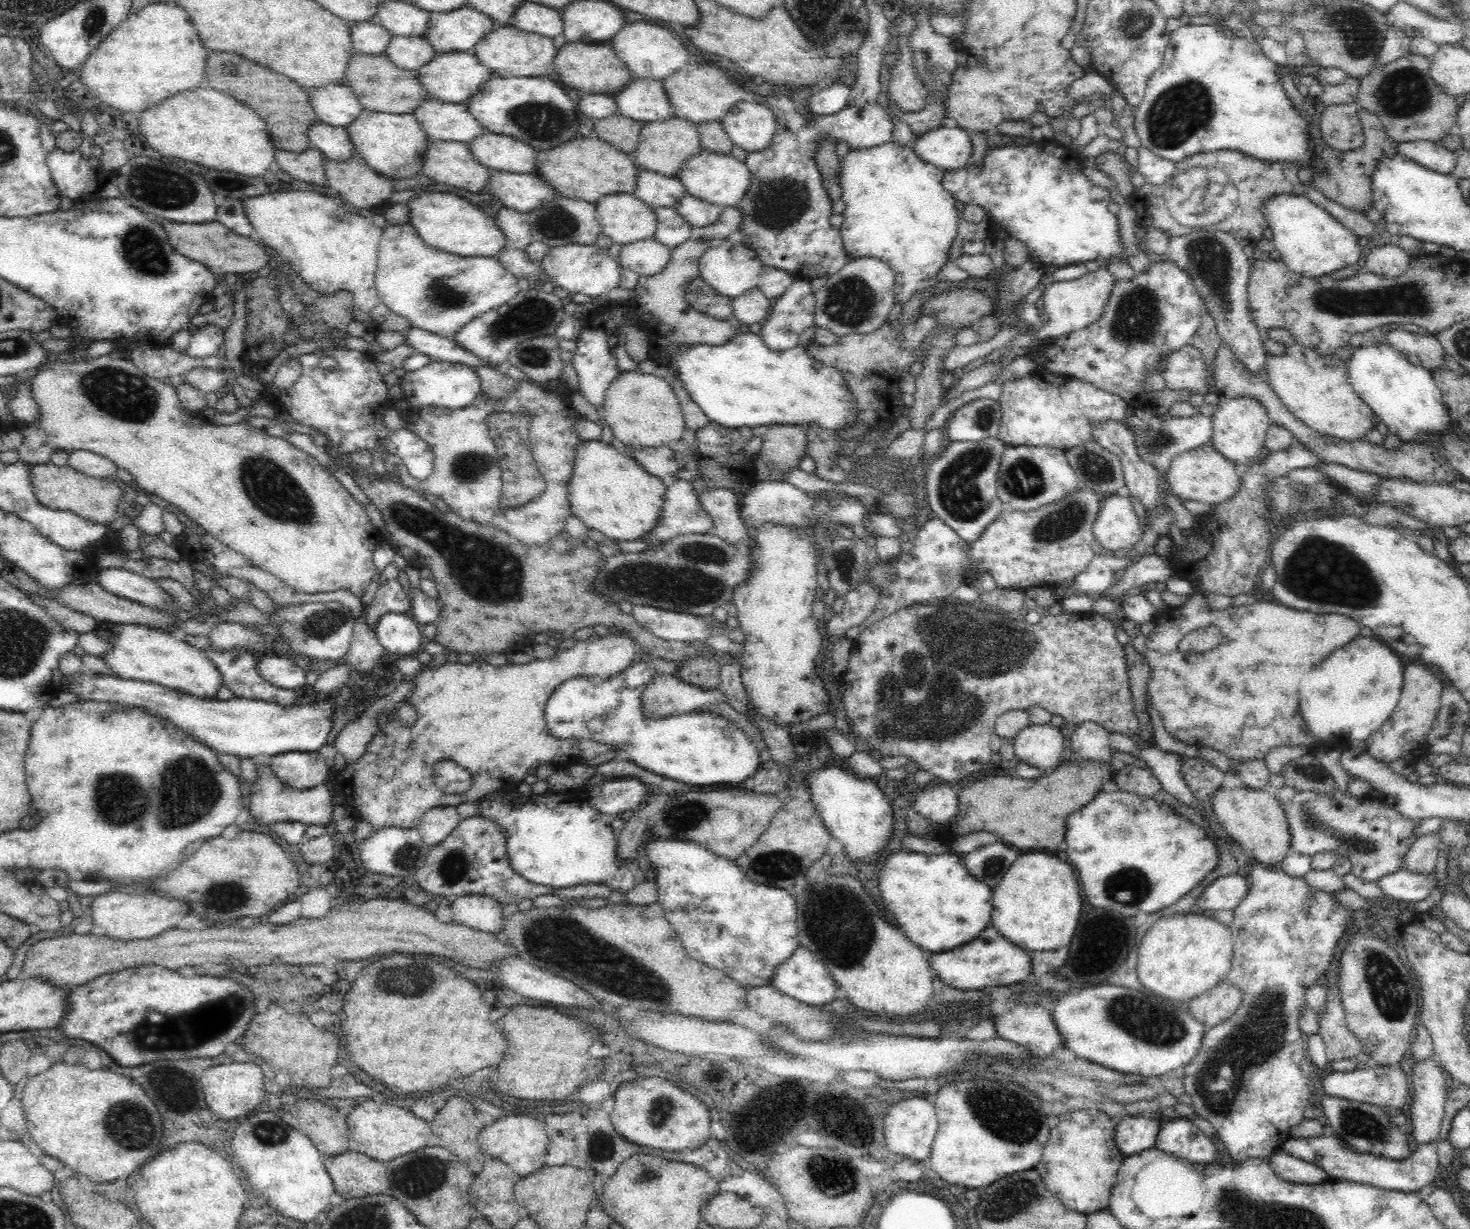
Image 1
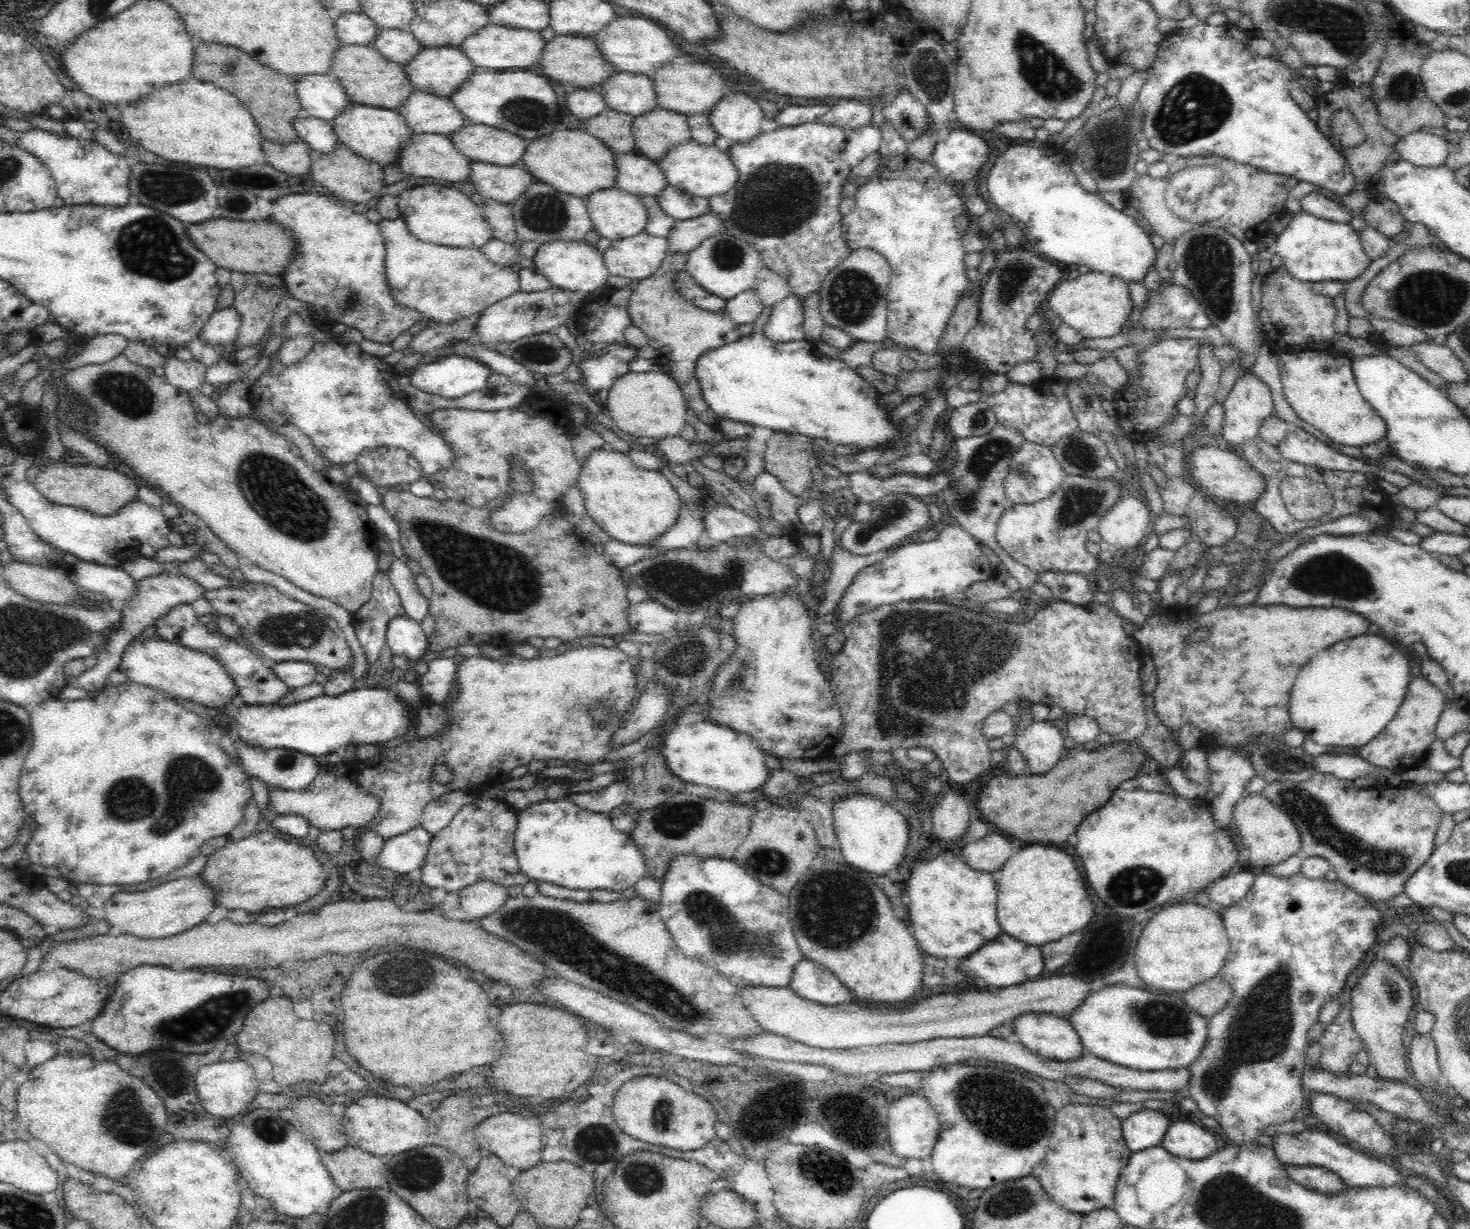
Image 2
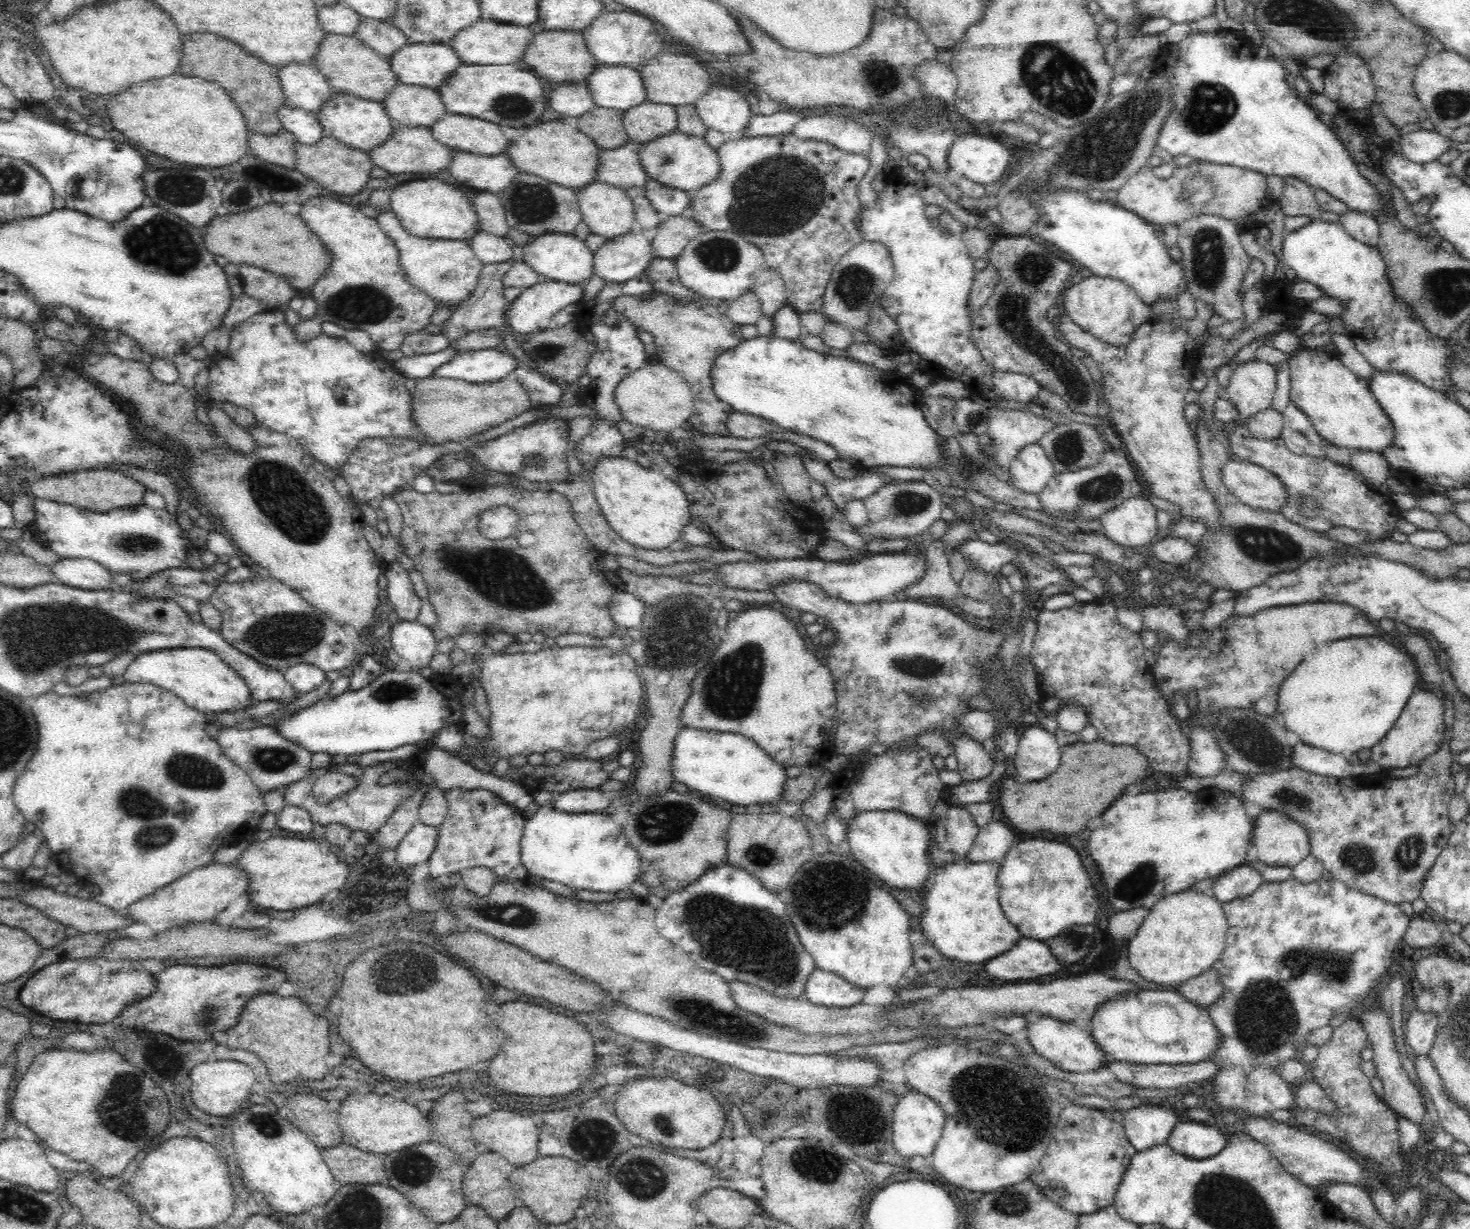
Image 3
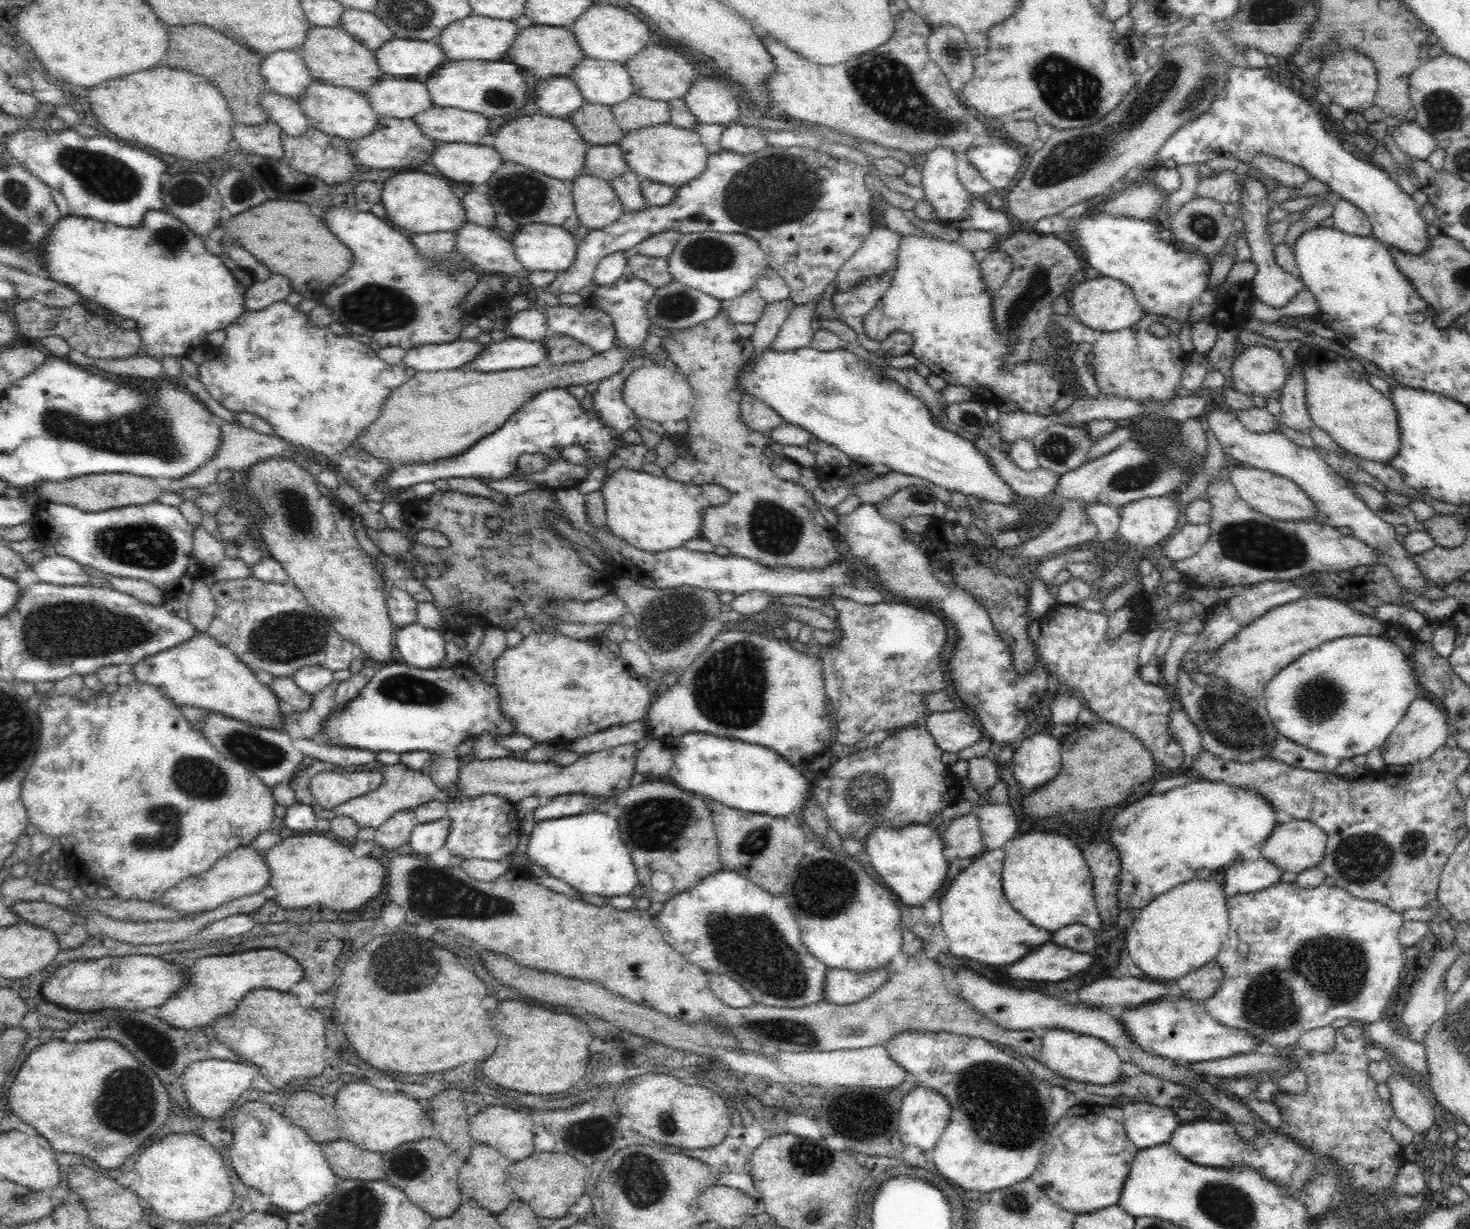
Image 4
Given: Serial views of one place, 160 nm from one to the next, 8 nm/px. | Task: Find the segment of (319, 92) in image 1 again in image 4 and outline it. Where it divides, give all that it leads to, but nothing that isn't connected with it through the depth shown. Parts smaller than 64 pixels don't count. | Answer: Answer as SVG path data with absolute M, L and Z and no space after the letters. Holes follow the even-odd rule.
M298 47L294 50L273 52L263 57L260 72L265 78L265 86L268 89L274 90L282 96L300 100L303 92L314 80L311 72L308 70L308 67L304 62L304 59L302 58L301 51L302 47Z

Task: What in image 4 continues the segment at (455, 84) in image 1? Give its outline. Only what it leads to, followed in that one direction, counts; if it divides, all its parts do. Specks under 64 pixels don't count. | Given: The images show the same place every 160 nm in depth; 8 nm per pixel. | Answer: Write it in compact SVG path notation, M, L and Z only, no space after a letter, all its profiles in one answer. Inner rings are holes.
M394 38L385 42L375 57L382 72L425 83L426 79L444 61L444 51L437 40Z

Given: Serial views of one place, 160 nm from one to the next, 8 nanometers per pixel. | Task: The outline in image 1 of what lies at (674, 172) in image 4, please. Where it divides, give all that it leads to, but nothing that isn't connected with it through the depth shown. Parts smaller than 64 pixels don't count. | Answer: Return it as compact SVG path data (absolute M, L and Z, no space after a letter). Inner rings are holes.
M700 151L684 161L677 177L685 186L688 195L723 207L736 207L751 185L751 172L745 162L734 158L731 154L712 151Z

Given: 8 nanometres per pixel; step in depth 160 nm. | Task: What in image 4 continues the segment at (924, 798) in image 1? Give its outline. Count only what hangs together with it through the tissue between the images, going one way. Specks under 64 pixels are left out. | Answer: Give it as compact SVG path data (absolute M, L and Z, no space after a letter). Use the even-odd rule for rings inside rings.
M974 814L950 820L948 828L941 828L940 835L946 847L956 849L959 858L979 856L984 852L979 819Z

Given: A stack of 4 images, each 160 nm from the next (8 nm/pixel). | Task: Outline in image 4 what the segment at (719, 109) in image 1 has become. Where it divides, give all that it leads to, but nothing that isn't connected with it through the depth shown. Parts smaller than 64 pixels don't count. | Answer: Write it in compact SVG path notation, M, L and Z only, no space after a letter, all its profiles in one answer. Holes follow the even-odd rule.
M649 44L624 65L632 77L635 94L648 100L670 102L670 100L684 99L690 88L694 86L694 82L701 76L696 67L684 56L656 44Z

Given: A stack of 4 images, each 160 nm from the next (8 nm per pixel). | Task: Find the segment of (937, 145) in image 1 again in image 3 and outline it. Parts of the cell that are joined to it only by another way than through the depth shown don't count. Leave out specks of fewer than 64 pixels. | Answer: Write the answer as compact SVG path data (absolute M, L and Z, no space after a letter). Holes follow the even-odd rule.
M968 133L952 142L946 163L962 177L984 185L1000 180L1003 172L1008 172L1010 158L1002 140Z

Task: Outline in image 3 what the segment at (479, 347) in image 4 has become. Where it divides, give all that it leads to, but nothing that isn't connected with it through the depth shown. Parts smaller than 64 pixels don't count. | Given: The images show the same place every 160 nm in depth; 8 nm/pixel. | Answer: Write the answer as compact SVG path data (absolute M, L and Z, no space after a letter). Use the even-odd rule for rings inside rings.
M442 350L434 354L418 354L410 358L401 357L392 362L393 366L406 378L422 379L430 377L440 366L455 358L457 350Z

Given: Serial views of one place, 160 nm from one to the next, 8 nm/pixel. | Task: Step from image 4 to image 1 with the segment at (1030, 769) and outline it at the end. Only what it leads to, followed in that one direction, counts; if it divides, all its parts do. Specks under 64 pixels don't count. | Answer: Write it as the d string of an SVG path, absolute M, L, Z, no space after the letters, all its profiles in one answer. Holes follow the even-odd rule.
M1032 722L1013 737L1011 742L1019 762L1046 770L1060 760L1064 748L1062 741L1066 735L1061 728Z

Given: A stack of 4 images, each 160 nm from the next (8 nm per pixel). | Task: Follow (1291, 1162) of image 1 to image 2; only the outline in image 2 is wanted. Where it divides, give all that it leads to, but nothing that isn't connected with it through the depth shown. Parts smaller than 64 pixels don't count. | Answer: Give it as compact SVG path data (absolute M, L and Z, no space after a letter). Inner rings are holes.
M1282 1164L1288 1177L1309 1189L1317 1190L1322 1194L1334 1194L1344 1190L1344 1181L1331 1170L1321 1166L1296 1166L1295 1164Z

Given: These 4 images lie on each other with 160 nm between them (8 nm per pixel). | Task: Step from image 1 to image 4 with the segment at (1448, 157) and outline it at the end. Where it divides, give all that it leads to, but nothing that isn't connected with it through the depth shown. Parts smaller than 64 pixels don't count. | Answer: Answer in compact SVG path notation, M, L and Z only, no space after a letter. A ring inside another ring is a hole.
M1414 121L1397 126L1392 136L1400 150L1412 159L1427 160L1438 148L1438 140Z

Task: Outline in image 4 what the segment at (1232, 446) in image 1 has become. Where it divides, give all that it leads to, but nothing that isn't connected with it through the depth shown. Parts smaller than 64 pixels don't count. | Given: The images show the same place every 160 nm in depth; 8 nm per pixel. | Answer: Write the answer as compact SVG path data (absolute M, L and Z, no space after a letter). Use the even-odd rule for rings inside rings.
M1244 346L1234 359L1231 379L1226 387L1246 395L1262 395L1280 391L1286 380L1287 372L1279 350L1266 346Z

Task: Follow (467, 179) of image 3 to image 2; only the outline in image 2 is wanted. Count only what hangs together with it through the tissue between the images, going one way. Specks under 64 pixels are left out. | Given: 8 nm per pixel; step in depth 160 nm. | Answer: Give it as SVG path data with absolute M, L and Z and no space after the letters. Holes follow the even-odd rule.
M471 161L471 167L469 180L472 188L484 198L492 198L498 202L514 202L536 180L523 161L510 166Z

